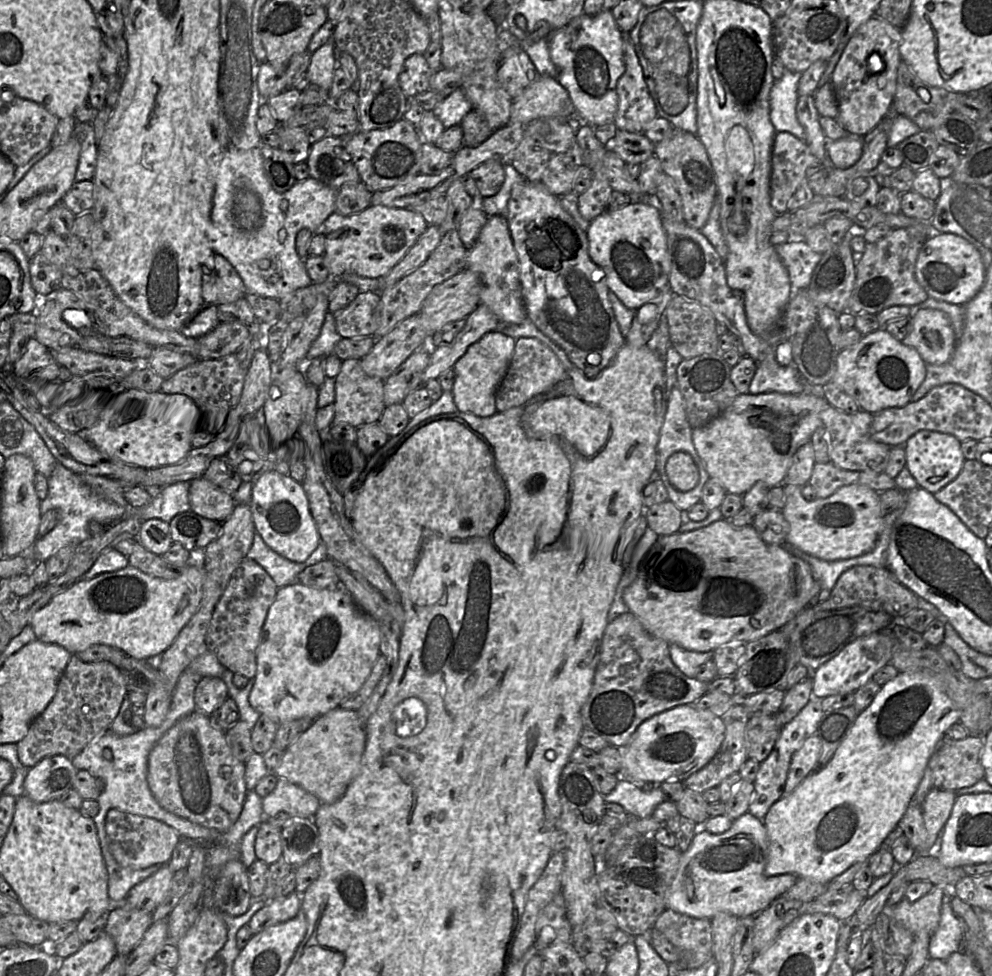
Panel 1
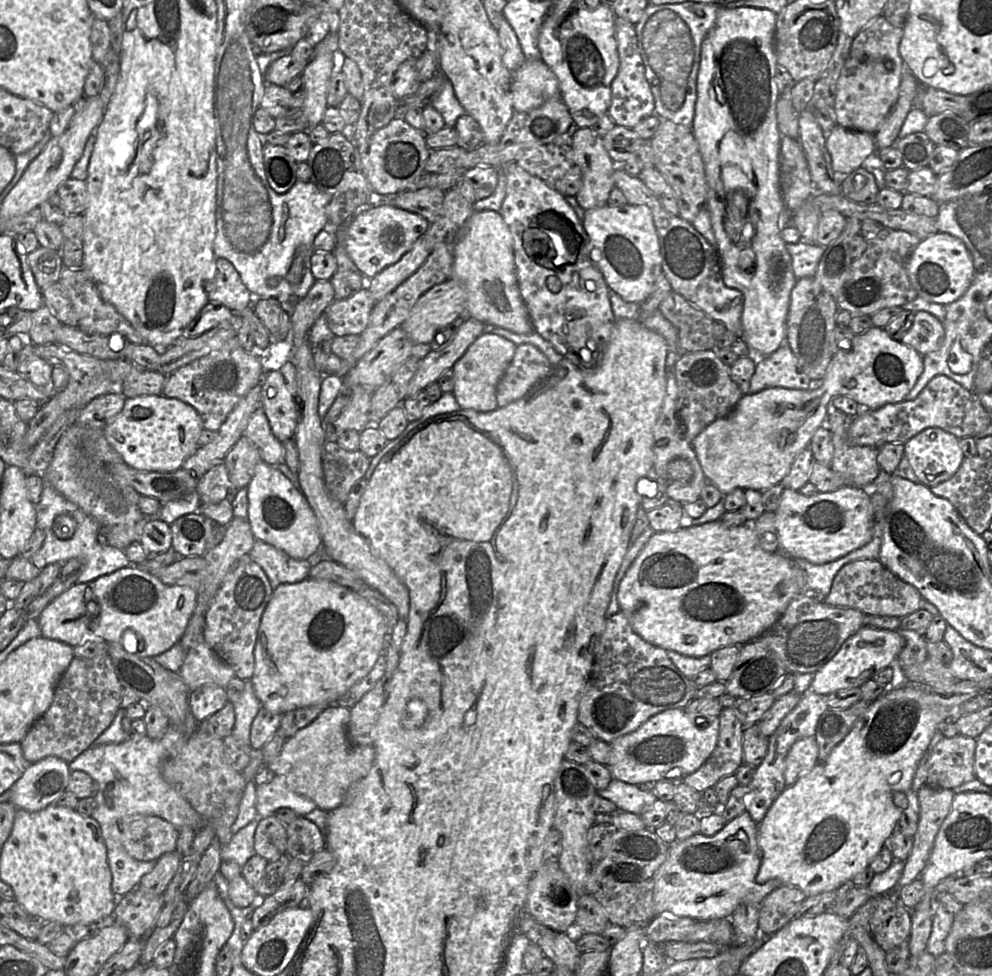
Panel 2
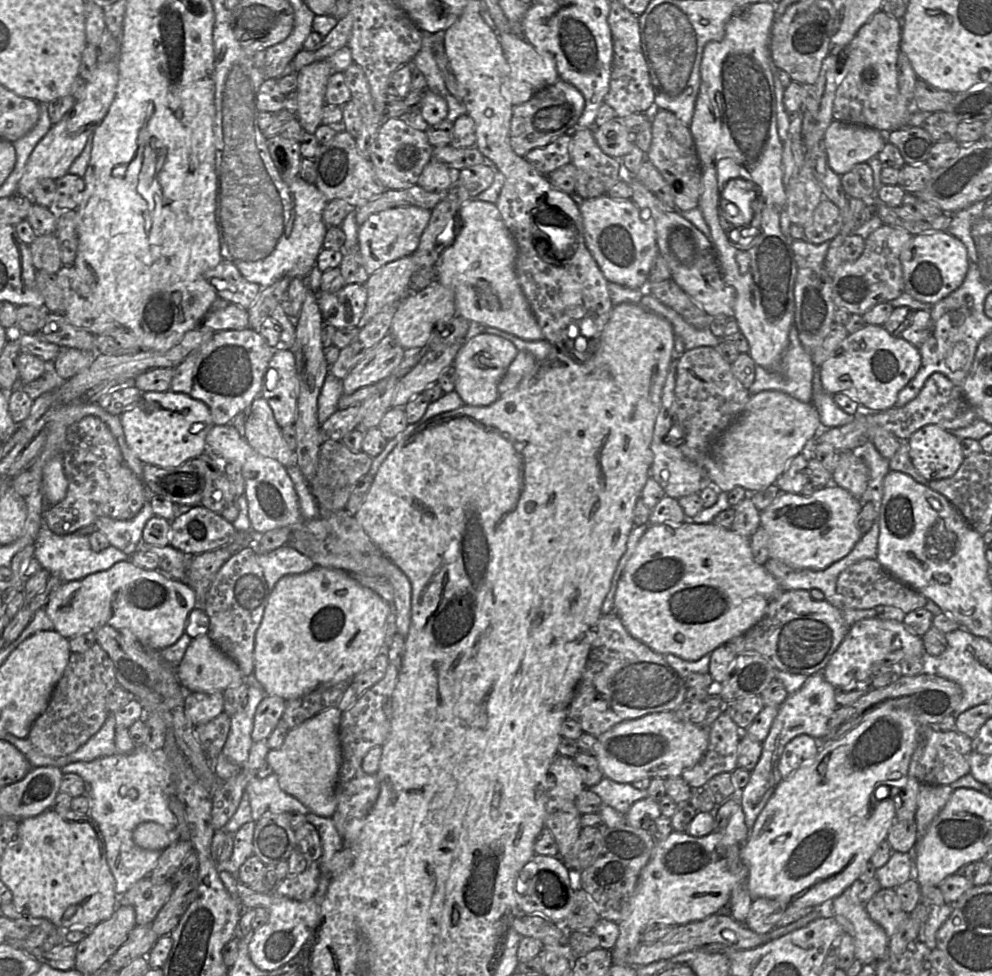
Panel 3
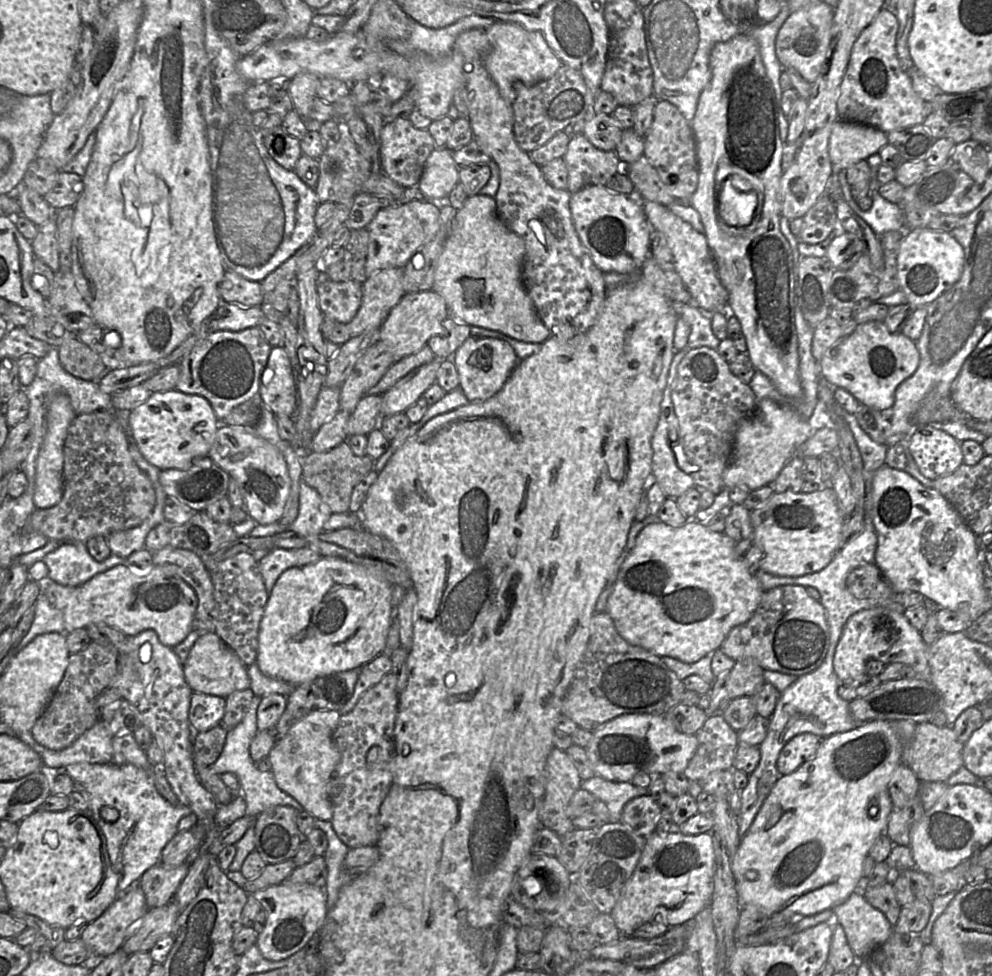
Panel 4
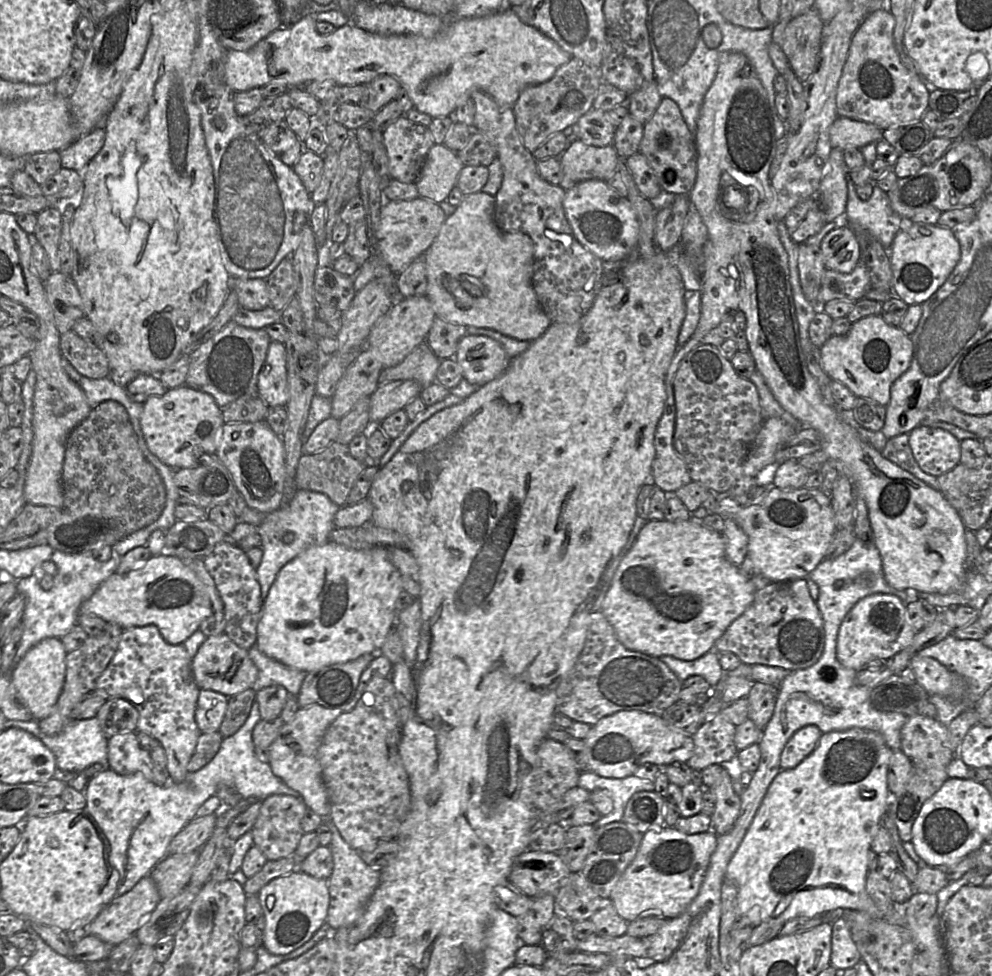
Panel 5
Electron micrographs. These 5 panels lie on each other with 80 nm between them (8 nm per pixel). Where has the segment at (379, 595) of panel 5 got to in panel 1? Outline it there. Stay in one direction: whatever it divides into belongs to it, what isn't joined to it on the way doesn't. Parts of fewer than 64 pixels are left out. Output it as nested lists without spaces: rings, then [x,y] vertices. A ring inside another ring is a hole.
[[[300,583],[281,587],[270,606],[256,652],[257,670],[250,705],[278,725],[300,718],[315,720],[356,693],[380,655],[380,623],[363,612],[342,587],[317,589]]]

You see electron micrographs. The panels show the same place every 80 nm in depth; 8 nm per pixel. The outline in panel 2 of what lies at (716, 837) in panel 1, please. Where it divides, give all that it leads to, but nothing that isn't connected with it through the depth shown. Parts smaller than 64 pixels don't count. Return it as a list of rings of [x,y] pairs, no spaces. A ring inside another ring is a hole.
[[[746,810],[713,836],[698,832],[669,845],[667,858],[655,877],[654,916],[668,914],[708,921],[730,918],[737,906],[745,902],[759,906],[782,883],[778,879],[764,884],[755,881],[761,865],[758,833],[759,825]]]

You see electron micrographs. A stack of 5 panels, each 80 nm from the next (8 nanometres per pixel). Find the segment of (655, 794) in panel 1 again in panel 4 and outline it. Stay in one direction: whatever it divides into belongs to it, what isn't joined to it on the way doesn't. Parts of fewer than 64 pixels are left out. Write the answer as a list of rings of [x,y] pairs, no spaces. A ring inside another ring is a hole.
[[[597,775],[582,780],[580,788],[606,804],[610,812],[609,822],[621,821],[623,808],[629,800],[649,794],[647,788],[635,786],[631,781],[613,782]]]

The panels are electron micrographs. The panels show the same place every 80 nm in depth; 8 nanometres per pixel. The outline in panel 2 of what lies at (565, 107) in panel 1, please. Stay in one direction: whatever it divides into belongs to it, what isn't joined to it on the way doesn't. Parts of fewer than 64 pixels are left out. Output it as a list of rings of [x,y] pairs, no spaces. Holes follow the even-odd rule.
[[[526,59],[512,74],[511,92],[514,111],[526,112],[560,95],[560,87],[556,75],[542,59]]]

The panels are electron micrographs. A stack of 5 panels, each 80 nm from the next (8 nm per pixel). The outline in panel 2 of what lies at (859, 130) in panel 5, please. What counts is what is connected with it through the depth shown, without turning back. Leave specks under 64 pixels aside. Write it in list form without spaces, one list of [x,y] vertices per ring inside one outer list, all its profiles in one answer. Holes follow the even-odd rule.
[[[838,124],[826,134],[826,149],[831,156],[833,170],[839,176],[846,176],[863,166],[866,159],[873,155],[877,155],[878,151],[874,134],[847,129]]]

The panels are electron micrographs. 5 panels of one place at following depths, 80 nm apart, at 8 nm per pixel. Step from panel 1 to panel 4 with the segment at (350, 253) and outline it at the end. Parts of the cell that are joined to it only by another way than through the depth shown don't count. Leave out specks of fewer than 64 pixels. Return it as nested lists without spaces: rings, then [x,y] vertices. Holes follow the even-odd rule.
[[[412,200],[381,209],[367,226],[366,277],[388,268],[404,268],[414,253],[436,235],[440,227],[439,218],[440,208],[428,200]]]

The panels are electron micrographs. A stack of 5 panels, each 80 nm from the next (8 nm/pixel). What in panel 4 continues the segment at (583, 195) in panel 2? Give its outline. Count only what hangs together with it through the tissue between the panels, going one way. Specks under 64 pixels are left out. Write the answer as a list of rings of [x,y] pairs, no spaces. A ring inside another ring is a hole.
[[[583,133],[570,139],[563,159],[568,169],[567,190],[571,194],[587,185],[607,185],[619,170],[626,171],[614,150],[598,149]]]

